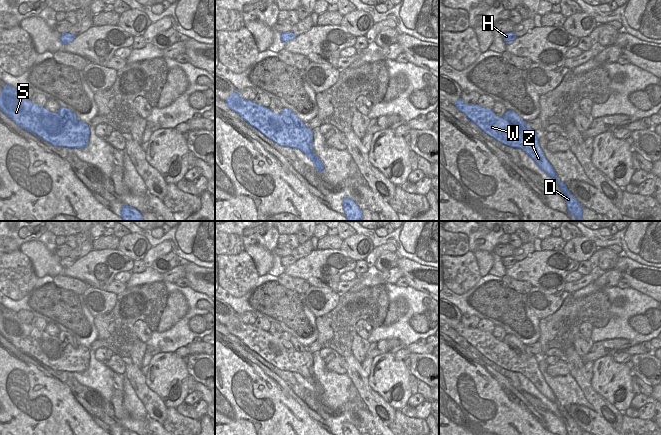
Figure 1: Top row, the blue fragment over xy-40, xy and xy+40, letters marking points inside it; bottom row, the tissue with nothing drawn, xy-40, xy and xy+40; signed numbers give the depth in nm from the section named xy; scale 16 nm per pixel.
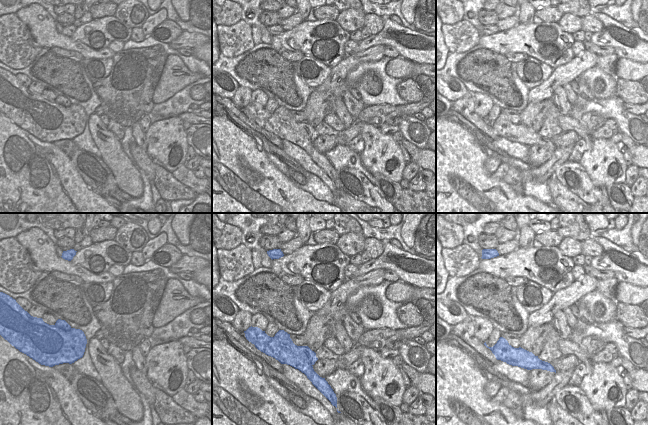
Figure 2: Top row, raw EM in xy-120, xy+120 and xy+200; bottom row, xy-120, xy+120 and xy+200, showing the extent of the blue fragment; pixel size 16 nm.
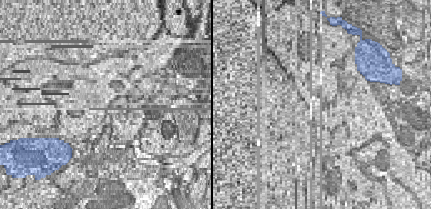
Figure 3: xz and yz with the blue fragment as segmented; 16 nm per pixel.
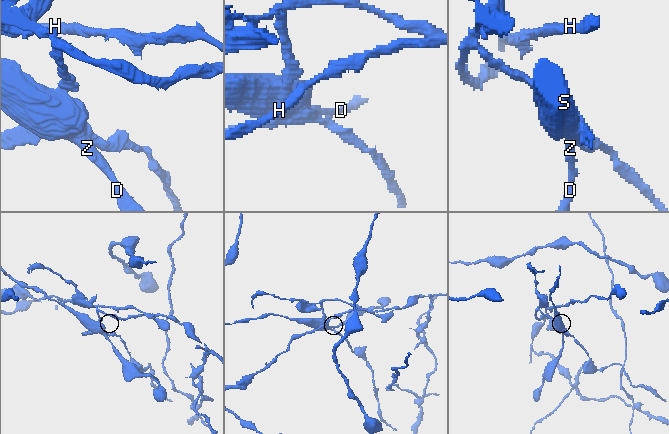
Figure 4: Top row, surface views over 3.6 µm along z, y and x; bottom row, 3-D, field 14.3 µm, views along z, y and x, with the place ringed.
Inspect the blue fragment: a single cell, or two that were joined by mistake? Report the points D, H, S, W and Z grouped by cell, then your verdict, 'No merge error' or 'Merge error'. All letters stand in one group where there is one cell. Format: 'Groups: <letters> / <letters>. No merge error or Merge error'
Groups: D S W Z / H. Merge error.

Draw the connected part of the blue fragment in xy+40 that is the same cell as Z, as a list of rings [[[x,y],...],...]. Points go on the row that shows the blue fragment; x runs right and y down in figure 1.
[[[461,98],[454,103],[454,106],[488,136],[506,146],[521,149],[534,160],[541,170],[551,178],[556,179],[566,201],[568,214],[574,216],[577,221],[581,221],[582,209],[585,207],[581,206],[570,193],[566,183],[557,178],[552,165],[539,146],[538,134],[535,131],[529,135],[527,134],[525,120],[521,117],[518,120],[522,127],[518,131],[510,121],[497,116],[492,109],[481,107],[478,104],[467,104]]]

